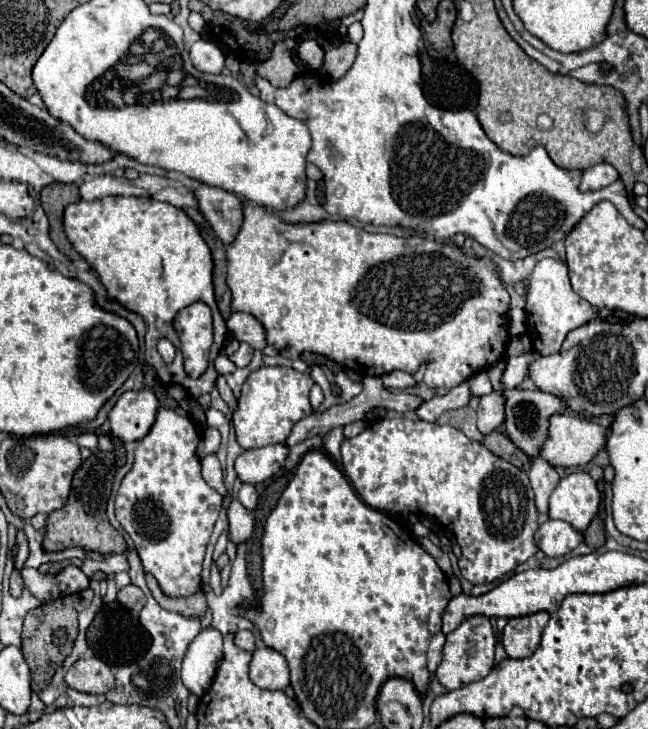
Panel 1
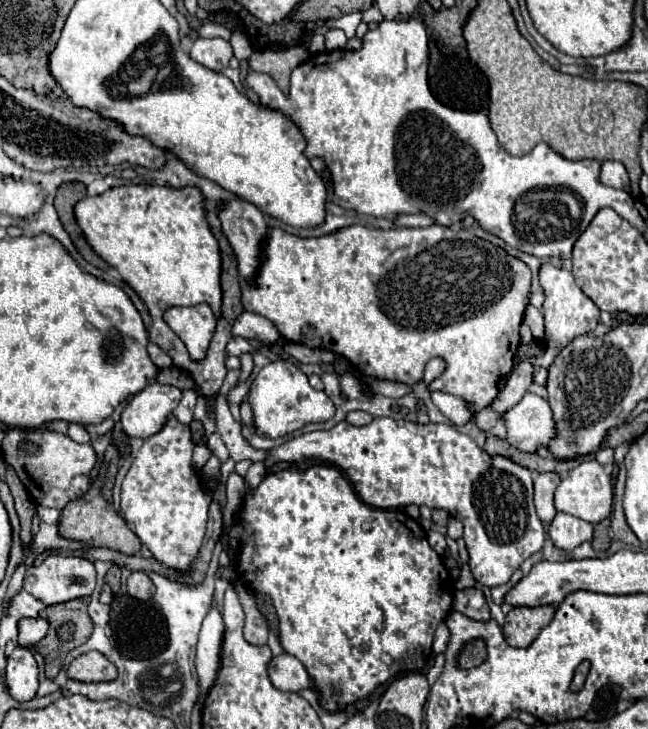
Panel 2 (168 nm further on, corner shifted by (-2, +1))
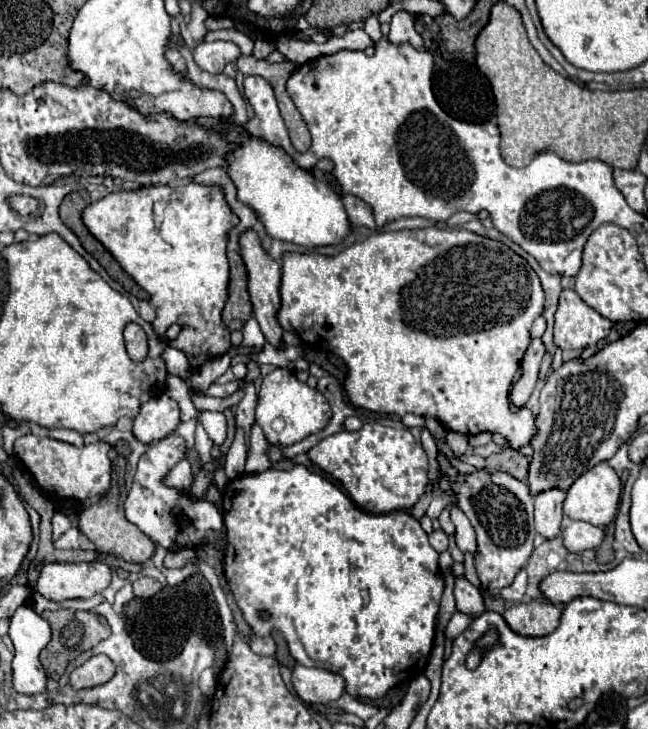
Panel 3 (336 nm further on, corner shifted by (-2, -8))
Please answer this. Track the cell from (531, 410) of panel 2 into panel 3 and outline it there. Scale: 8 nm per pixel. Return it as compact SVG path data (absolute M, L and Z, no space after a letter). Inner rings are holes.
M423 228L423 230L397 230L397 232L383 232L383 234L371 234L365 238L365 242L357 242L345 250L341 250L337 256L321 256L321 254L299 254L299 252L285 252L281 258L281 308L279 308L279 326L283 330L293 330L303 344L314 346L333 352L335 356L343 358L349 376L345 382L347 396L356 408L364 408L383 414L397 414L405 416L407 412L417 416L433 416L445 424L445 428L461 432L461 434L479 434L483 430L501 434L507 444L513 450L519 450L527 446L533 438L537 428L536 416L529 409L522 407L518 412L511 410L509 402L509 390L513 376L519 370L519 362L531 344L529 330L533 320L543 312L543 288L539 284L537 274L533 268L517 256L513 250L509 250L503 242L489 240L483 236L477 236L469 230L447 230L447 228Z

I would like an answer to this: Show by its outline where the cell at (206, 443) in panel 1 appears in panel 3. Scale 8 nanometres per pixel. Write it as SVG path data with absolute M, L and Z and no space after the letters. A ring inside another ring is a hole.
M181 460L165 478L165 482L181 492L187 492L191 488L191 482L193 482L193 470L191 470L191 464L189 460Z

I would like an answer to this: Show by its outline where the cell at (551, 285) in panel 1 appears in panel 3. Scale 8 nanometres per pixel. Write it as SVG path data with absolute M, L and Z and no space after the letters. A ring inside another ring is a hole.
M563 290L555 312L555 346L561 350L587 348L603 340L611 330L611 322L587 306L575 290Z

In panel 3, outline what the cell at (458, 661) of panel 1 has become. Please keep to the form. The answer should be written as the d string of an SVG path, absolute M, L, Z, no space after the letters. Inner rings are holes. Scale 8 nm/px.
M465 576L457 578L457 582L455 582L455 602L457 602L457 610L467 612L467 616L471 616L471 618L481 616L485 612L485 602L483 602L481 590L471 586L465 580Z

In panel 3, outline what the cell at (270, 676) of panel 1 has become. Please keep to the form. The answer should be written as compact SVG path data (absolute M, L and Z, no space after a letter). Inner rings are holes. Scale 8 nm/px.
M297 664L291 670L291 684L299 698L307 704L327 704L343 694L345 682L341 676L321 670L321 668L307 668Z

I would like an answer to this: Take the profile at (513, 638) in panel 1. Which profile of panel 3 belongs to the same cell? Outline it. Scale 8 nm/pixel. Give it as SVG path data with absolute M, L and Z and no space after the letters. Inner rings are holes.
M543 600L531 604L513 604L503 614L509 628L521 636L539 638L551 634L559 626L561 608Z

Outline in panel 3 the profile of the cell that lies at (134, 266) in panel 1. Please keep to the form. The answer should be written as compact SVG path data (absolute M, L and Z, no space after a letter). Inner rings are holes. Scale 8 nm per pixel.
M189 182L189 184L175 186L175 188L169 188L169 186L143 186L143 188L131 190L131 192L127 192L127 190L123 190L123 192L113 192L113 194L105 196L105 198L101 198L101 200L97 200L97 202L91 202L91 204L83 210L83 216L81 216L81 218L83 218L83 224L89 228L89 232L91 232L91 234L107 248L107 252L121 264L121 268L151 296L151 298L149 298L149 304L151 304L151 306L155 308L155 312L157 312L157 318L155 318L155 322L153 322L153 330L155 330L155 334L157 334L163 342L167 342L167 346L179 348L181 352L185 352L187 360L189 360L191 364L195 364L195 366L203 366L207 360L211 360L211 358L215 358L215 356L223 356L223 354L229 352L231 340L229 340L229 330L227 330L227 326L225 326L223 320L221 320L221 310L223 310L225 300L227 300L227 282L229 282L229 264L227 264L227 256L225 256L227 232L235 226L237 216L229 210L229 206L227 206L227 202L225 202L223 192L221 192L219 186L201 186L201 184ZM171 324L183 326L183 330L179 332L179 336L177 336L175 340L169 340L169 338L165 336L165 332L167 332L167 328L169 328Z

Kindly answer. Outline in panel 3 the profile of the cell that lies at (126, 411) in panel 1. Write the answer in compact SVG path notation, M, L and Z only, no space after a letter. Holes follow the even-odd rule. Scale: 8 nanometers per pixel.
M167 394L153 396L141 404L141 410L133 422L135 438L143 444L153 444L179 426L179 406Z

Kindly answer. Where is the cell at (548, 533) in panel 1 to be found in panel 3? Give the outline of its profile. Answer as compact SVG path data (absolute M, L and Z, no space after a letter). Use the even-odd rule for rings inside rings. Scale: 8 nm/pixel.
M565 516L561 522L561 538L563 538L563 546L569 552L583 552L589 548L597 548L601 544L603 530L589 522L571 520Z

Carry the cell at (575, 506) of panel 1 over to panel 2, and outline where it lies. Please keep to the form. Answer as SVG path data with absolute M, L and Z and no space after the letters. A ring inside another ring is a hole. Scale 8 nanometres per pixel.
M595 459L581 461L575 469L569 471L569 475L565 479L561 479L561 483L559 483L557 491L555 491L555 509L563 511L563 513L569 513L569 515L575 515L579 519L587 519L593 525L603 521L613 511L611 475Z

